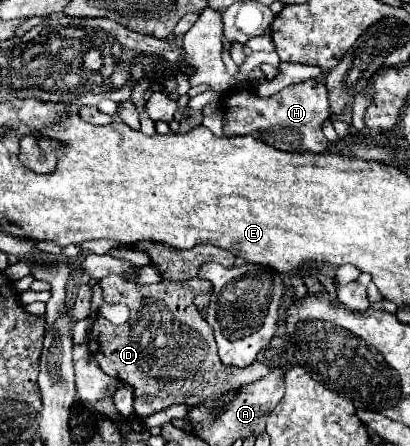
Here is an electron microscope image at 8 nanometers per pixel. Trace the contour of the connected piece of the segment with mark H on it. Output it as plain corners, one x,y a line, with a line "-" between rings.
308,80
300,84
290,84
270,98
256,98
248,90
230,90
224,94
224,110
228,122
224,132
228,136
250,134
278,150
288,152
326,152
328,140
322,134
322,122
330,118
330,104
326,88
318,80

